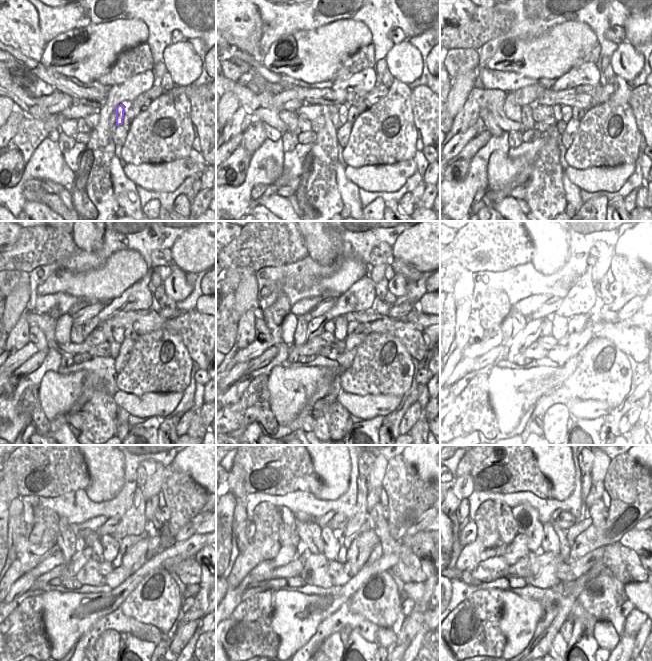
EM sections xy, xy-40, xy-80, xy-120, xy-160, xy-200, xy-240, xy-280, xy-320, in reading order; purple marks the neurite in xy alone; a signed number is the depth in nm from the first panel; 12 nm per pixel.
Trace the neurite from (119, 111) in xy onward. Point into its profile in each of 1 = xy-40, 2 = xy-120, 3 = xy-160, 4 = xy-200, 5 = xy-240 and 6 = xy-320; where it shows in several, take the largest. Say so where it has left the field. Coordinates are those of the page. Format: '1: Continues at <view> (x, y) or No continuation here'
1: Continues at xy-40 (343, 109)
2: Continues at xy-120 (117, 332)
3: Continues at xy-160 (340, 322)
4: Continues at xy-200 (561, 323)
5: Continues at xy-240 (111, 547)
6: Continues at xy-320 (550, 543).

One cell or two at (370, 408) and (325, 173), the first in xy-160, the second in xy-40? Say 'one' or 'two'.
two

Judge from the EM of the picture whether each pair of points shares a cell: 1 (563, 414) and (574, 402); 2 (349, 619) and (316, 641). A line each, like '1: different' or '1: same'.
1: different
2: same

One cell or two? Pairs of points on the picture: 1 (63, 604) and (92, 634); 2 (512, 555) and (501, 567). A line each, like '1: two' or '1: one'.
1: two
2: two

